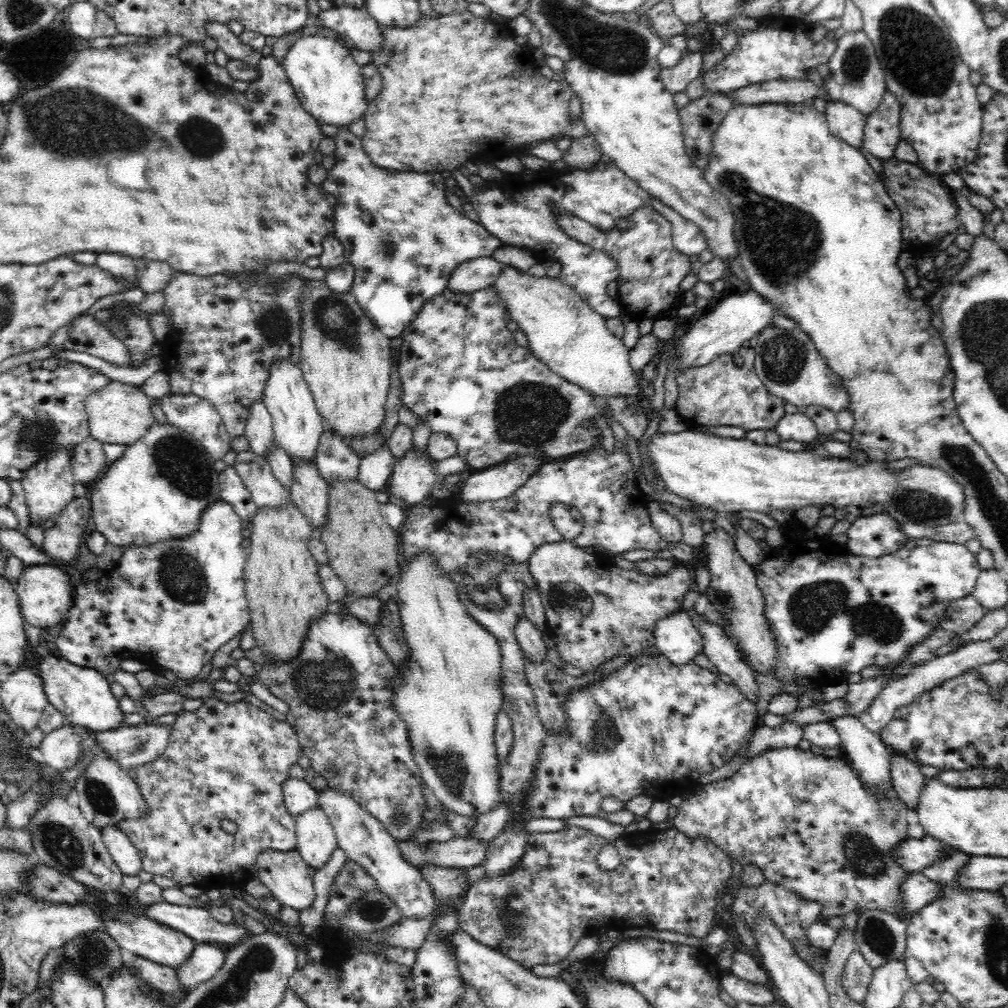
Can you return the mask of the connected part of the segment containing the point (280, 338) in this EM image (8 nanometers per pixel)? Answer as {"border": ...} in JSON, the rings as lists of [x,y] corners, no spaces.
{"border":[[[175,272],[172,275],[172,279],[167,284],[165,290],[167,295],[167,305],[164,306],[163,311],[166,312],[172,319],[172,330],[167,335],[160,345],[162,351],[160,357],[164,359],[164,367],[162,368],[169,376],[169,392],[172,394],[195,394],[200,398],[204,398],[217,408],[217,412],[222,418],[223,426],[225,427],[228,436],[233,439],[245,434],[246,422],[248,419],[248,406],[263,398],[262,392],[264,392],[264,382],[268,378],[268,366],[272,365],[277,359],[284,359],[284,361],[290,361],[294,365],[299,365],[300,361],[300,348],[301,348],[301,299],[304,297],[305,291],[305,278],[300,275],[295,275],[294,280],[290,282],[284,282],[282,290],[280,292],[272,292],[272,294],[264,293],[264,286],[272,284],[274,278],[269,278],[266,275],[258,275],[246,282],[237,282],[232,278],[224,274],[212,274],[212,276],[196,276],[195,274],[186,274],[181,272]]]}

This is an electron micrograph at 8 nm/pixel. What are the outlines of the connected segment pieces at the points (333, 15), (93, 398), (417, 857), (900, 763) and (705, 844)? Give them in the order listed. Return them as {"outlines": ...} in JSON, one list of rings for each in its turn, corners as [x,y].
{"outlines":[[[[345,6],[320,10],[320,24],[349,38],[358,50],[376,52],[383,45],[383,26],[367,11]]],[[[108,379],[108,384],[94,391],[85,402],[89,436],[110,444],[128,445],[136,442],[155,422],[150,409],[150,399],[140,387]]],[[[456,837],[444,844],[430,844],[430,846],[416,847],[410,842],[400,841],[398,844],[401,855],[416,869],[422,864],[437,864],[438,866],[459,866],[472,868],[482,864],[486,858],[486,851],[490,842],[476,839]]],[[[891,753],[892,785],[896,798],[909,810],[915,811],[920,804],[920,794],[926,786],[926,778],[920,773],[918,763],[905,757]]],[[[572,826],[560,832],[532,833],[527,837],[527,841],[526,846],[524,846],[524,854],[520,854],[520,860],[516,862],[516,866],[512,866],[506,874],[483,876],[478,882],[472,883],[472,886],[468,888],[464,902],[461,904],[462,908],[460,908],[459,913],[459,927],[462,931],[475,938],[476,942],[500,951],[504,956],[507,956],[527,969],[536,966],[536,964],[556,964],[556,962],[564,960],[580,938],[589,935],[596,936],[596,930],[608,931],[610,929],[620,929],[623,932],[627,929],[650,928],[652,930],[658,930],[658,932],[668,930],[668,932],[703,941],[703,938],[708,937],[716,926],[715,916],[721,906],[720,896],[726,892],[726,889],[729,887],[728,880],[732,876],[728,855],[720,847],[714,845],[706,837],[688,839],[686,835],[673,827],[662,832],[652,829],[646,842],[641,844],[632,843],[625,836],[616,840],[613,845],[620,855],[620,863],[615,870],[602,870],[599,867],[596,856],[598,856],[600,849],[606,843],[600,837],[595,836],[586,829]]]]}

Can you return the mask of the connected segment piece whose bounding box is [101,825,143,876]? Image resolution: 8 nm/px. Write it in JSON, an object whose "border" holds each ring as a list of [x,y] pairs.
{"border":[[[112,825],[103,827],[101,840],[124,876],[136,876],[143,870],[138,849],[120,830]]]}

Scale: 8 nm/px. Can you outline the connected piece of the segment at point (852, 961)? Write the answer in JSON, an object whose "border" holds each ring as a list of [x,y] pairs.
{"border":[[[856,949],[846,963],[840,985],[850,1000],[861,1003],[865,1000],[868,986],[872,980],[873,968]]]}

